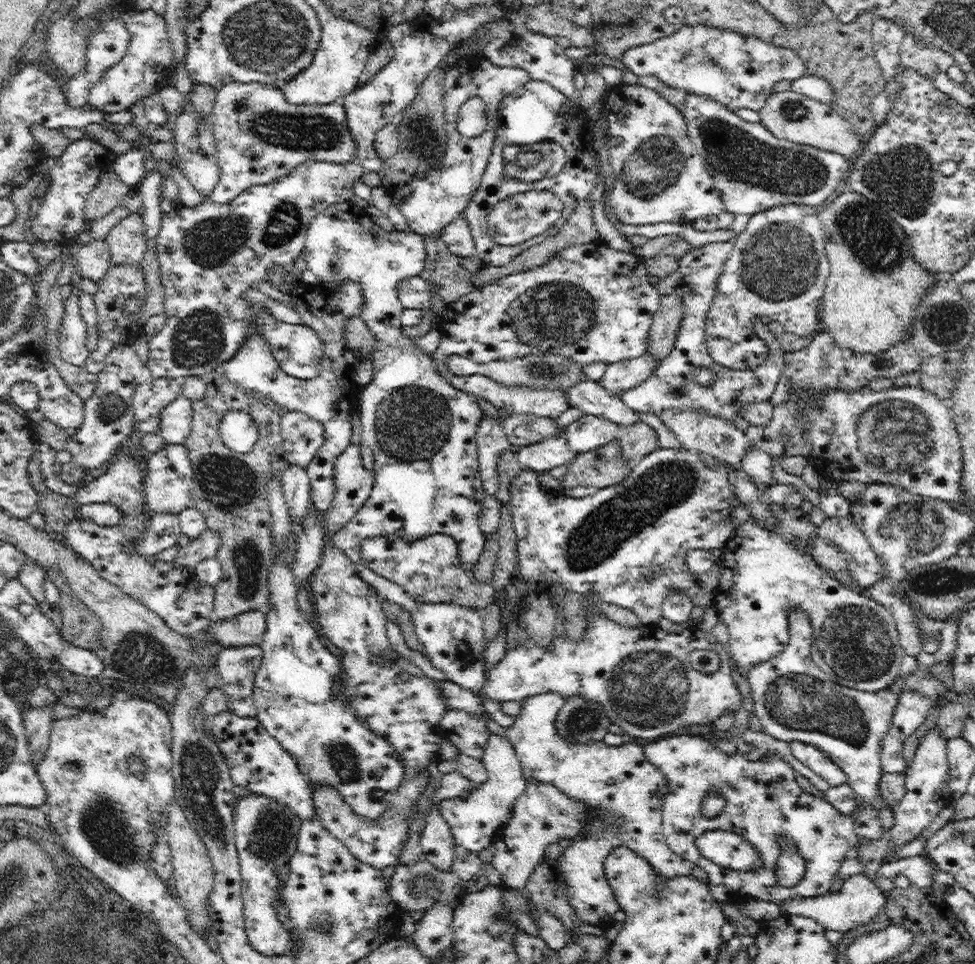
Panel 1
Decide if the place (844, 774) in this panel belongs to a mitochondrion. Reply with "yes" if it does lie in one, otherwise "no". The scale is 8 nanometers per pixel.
no

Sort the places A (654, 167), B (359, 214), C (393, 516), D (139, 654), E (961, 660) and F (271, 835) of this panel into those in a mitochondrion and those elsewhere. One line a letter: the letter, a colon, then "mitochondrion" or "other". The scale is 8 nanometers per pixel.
A: mitochondrion
B: other
C: other
D: mitochondrion
E: other
F: mitochondrion

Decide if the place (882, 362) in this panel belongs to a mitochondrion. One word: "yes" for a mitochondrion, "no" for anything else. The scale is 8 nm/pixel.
yes

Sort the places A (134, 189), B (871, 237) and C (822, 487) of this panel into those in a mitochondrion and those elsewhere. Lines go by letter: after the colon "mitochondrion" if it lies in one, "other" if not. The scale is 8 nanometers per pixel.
A: other
B: mitochondrion
C: other

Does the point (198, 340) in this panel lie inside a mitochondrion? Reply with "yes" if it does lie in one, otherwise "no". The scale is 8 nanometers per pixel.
yes

